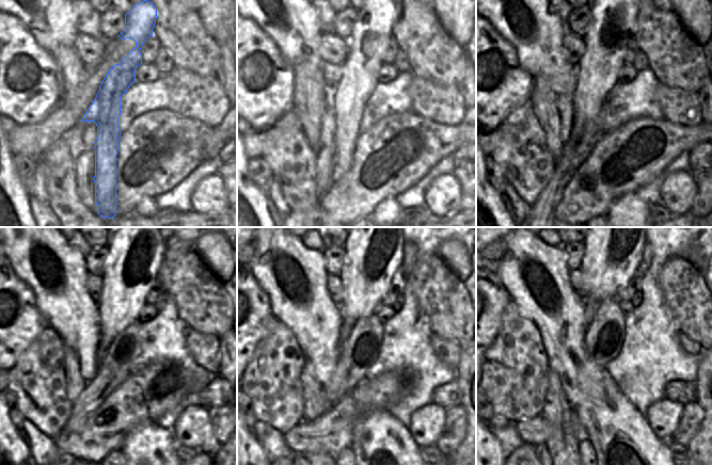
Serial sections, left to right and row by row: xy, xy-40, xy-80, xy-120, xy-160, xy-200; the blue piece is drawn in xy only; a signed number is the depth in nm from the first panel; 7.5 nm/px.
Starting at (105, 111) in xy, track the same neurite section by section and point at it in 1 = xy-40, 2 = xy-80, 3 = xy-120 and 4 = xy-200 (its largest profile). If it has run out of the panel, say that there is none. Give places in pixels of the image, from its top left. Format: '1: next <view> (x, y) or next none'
1: next xy-40 (372, 32)
2: next xy-80 (614, 11)
3: next xy-120 (136, 251)
4: next xy-200 (613, 249)

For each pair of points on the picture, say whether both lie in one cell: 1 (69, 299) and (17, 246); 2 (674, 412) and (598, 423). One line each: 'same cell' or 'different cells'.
1: same cell
2: different cells

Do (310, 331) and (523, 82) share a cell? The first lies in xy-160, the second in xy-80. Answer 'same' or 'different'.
different

